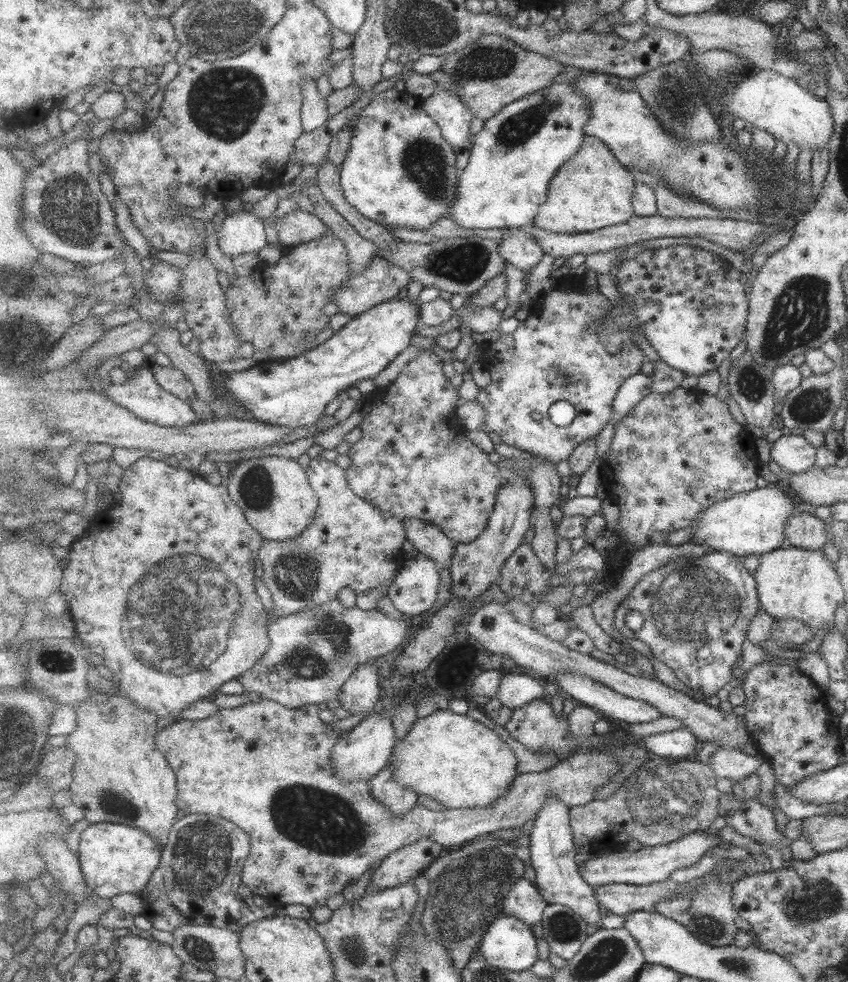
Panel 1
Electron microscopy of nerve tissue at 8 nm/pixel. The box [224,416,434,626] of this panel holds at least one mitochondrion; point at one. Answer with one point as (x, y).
(296, 574)

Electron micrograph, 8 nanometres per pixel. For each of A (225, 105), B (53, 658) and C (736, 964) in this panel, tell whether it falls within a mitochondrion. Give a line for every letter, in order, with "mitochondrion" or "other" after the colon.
A: mitochondrion
B: mitochondrion
C: mitochondrion

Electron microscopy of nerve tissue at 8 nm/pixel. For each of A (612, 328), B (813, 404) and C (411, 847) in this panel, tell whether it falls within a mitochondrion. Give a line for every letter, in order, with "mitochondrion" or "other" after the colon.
A: mitochondrion
B: mitochondrion
C: other

